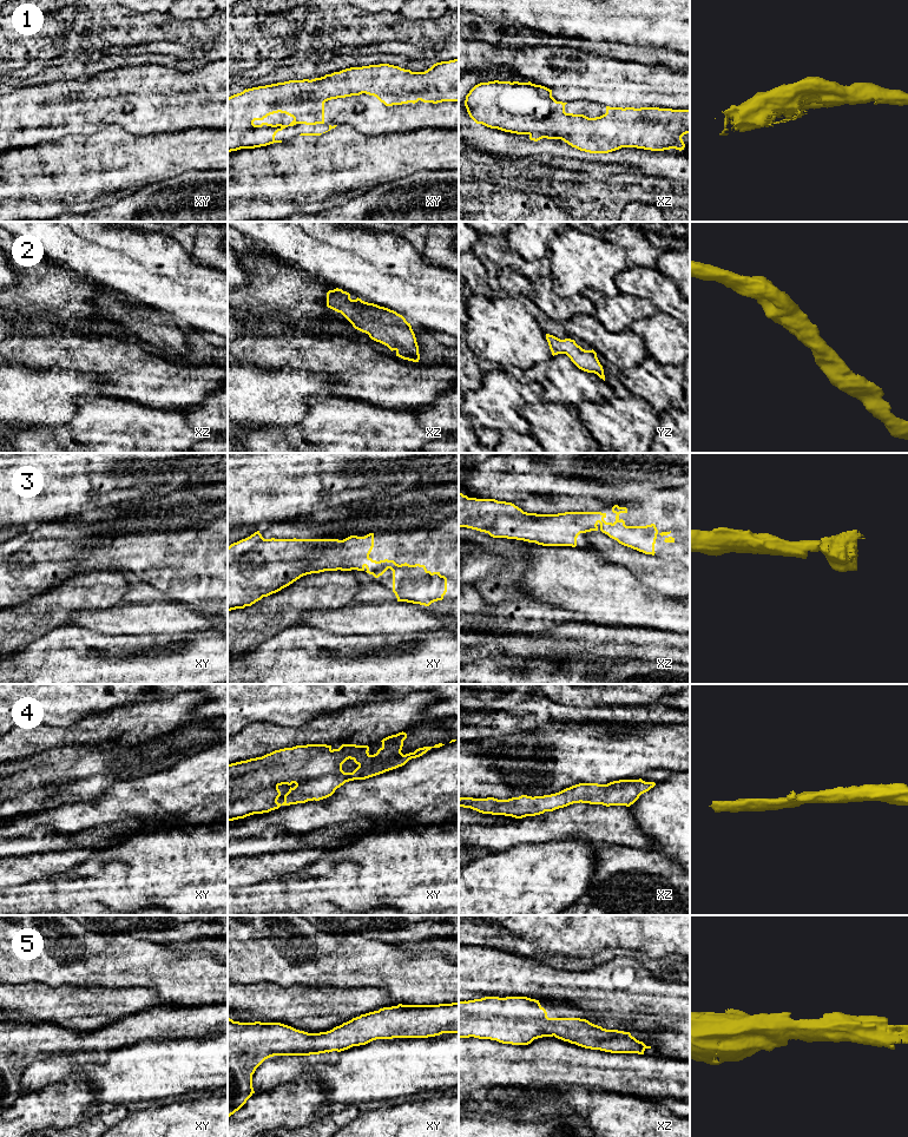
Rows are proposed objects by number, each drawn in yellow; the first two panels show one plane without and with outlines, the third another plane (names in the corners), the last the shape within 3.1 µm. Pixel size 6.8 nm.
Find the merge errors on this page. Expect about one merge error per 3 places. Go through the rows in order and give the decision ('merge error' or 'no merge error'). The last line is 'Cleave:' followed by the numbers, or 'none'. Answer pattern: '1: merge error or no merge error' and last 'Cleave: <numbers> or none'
1: no merge error
2: no merge error
3: no merge error
4: no merge error
5: no merge error
Cleave: none

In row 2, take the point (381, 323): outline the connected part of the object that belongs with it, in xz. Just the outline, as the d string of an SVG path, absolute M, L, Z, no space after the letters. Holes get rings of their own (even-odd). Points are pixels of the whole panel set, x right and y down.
M338 288L327 293L327 307L341 313L355 329L368 334L371 340L395 350L396 356L419 362L415 334L402 315L358 297L351 300L349 293Z

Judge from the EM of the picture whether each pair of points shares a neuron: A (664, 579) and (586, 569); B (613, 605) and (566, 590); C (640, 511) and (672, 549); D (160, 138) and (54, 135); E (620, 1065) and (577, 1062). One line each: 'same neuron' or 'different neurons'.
A: different neurons
B: same neuron
C: same neuron
D: different neurons
E: same neuron

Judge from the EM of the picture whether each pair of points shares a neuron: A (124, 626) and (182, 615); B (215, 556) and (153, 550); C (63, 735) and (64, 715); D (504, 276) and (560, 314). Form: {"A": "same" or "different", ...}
{"A": "same", "B": "same", "C": "different", "D": "same"}

